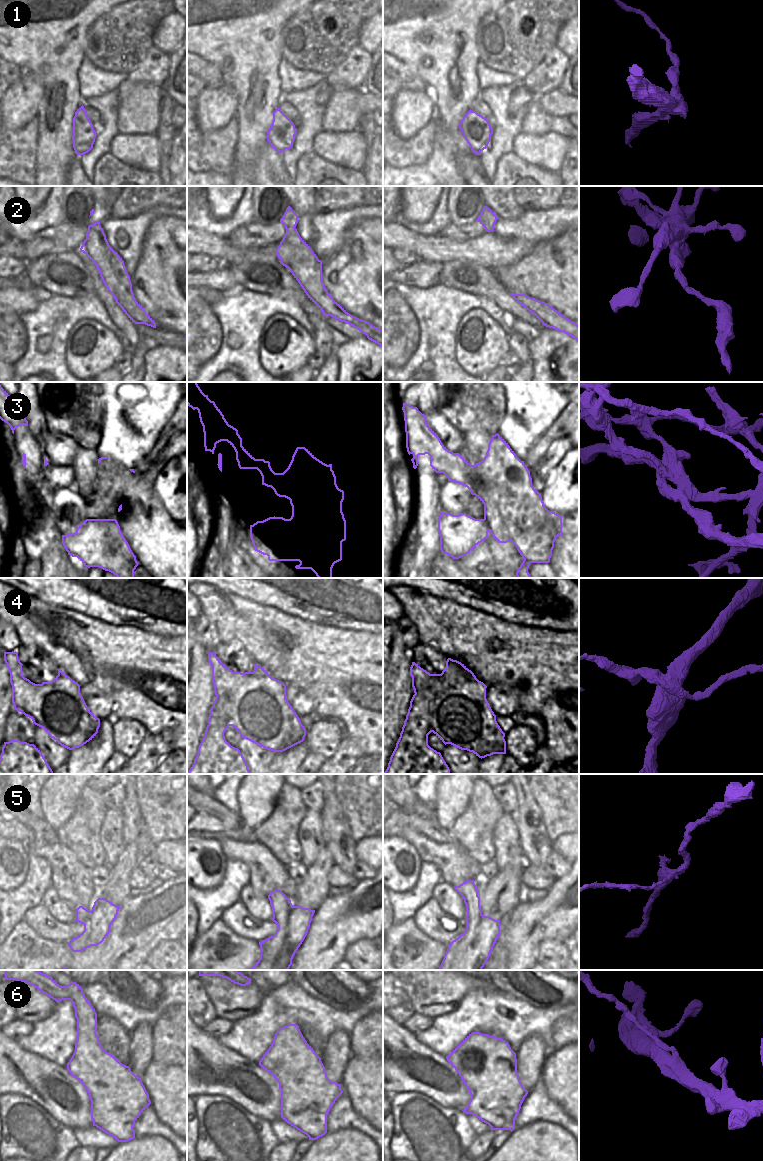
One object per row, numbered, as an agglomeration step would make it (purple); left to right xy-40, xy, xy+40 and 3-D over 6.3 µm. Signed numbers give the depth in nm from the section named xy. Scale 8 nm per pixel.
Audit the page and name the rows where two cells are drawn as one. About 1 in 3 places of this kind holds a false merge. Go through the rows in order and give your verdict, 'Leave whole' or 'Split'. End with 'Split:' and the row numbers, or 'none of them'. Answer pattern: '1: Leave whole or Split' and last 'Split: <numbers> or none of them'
1: Split
2: Split
3: Split
4: Split
5: Split
6: Split
Split: 1, 2, 3, 4, 5, 6

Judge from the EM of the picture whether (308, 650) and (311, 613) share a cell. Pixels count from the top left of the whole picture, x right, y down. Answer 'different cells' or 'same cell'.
different cells

